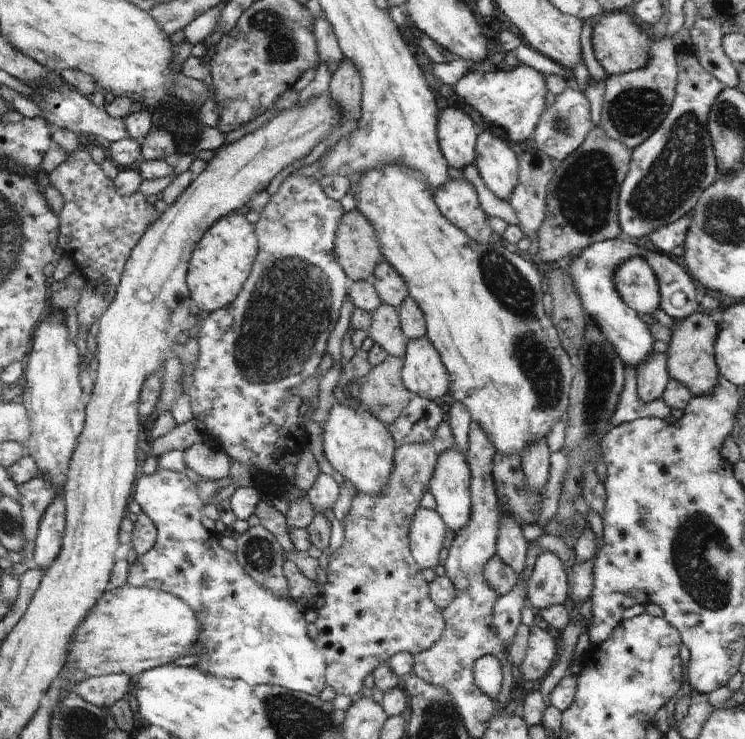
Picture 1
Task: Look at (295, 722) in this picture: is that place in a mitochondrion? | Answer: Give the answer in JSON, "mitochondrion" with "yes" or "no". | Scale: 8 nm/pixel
{"mitochondrion":"yes"}

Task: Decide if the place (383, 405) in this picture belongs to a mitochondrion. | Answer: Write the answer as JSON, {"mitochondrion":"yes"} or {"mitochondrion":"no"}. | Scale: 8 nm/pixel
{"mitochondrion":"yes"}

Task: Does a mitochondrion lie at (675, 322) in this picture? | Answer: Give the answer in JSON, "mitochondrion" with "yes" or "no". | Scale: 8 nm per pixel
{"mitochondrion":"no"}

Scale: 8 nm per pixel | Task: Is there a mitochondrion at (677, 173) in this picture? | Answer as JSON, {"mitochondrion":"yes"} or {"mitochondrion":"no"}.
{"mitochondrion":"yes"}

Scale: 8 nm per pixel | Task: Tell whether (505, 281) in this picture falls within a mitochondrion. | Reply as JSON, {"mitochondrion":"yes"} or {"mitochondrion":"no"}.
{"mitochondrion":"yes"}

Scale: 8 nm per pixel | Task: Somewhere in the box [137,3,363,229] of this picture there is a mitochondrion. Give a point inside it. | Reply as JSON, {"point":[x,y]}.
{"point":[281,45]}

